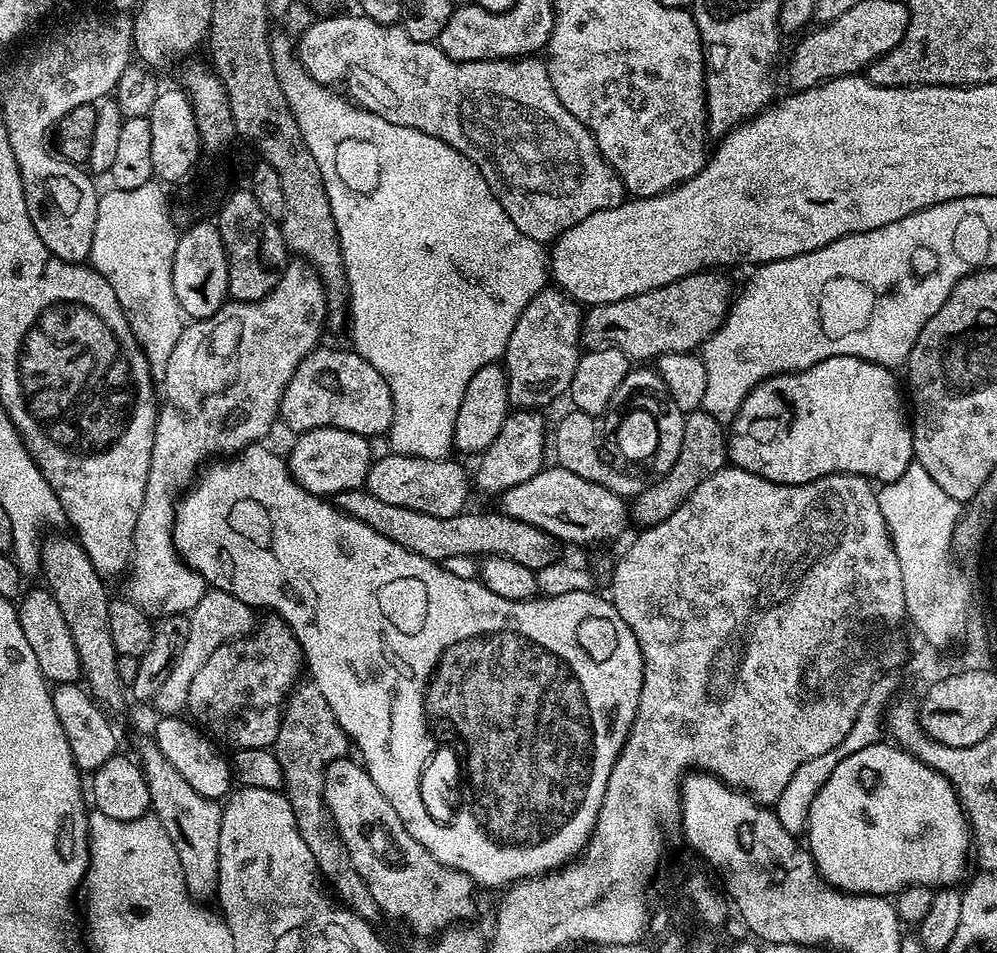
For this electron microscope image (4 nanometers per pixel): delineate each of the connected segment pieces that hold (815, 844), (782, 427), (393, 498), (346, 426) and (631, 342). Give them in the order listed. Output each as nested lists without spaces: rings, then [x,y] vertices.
[[[891,742],[866,746],[866,750],[858,750],[854,754],[850,754],[850,758],[842,758],[842,762],[838,762],[838,766],[834,766],[834,774],[830,774],[830,778],[826,778],[826,784],[818,790],[818,794],[810,806],[806,829],[807,836],[806,851],[812,856],[817,871],[820,872],[821,878],[826,883],[831,884],[833,888],[841,892],[864,893],[870,896],[887,897],[889,894],[899,892],[901,888],[909,888],[912,884],[927,884],[929,886],[959,885],[959,880],[964,876],[964,855],[967,852],[969,855],[970,852],[968,821],[964,809],[960,807],[960,799],[956,797],[951,782],[941,772],[936,772],[930,766],[926,766],[917,756],[904,752]]]
[[[835,356],[819,360],[814,366],[804,368],[800,372],[782,372],[763,380],[754,390],[750,390],[742,406],[736,411],[736,418],[730,425],[728,437],[728,458],[735,467],[746,470],[755,476],[766,478],[775,484],[805,484],[835,472],[853,472],[855,476],[866,476],[876,482],[897,480],[914,463],[912,450],[912,425],[906,415],[906,400],[900,397],[902,384],[896,381],[897,373],[882,364],[871,364],[868,360],[859,360],[856,356]]]
[[[377,455],[368,471],[366,491],[374,494],[374,498],[382,498],[382,502],[390,502],[390,506],[406,506],[406,510],[434,514],[434,518],[450,518],[465,511],[470,472],[462,465],[455,464],[452,458],[431,460],[417,456],[387,455]]]
[[[317,346],[305,354],[298,362],[292,377],[284,387],[284,393],[280,395],[280,406],[278,409],[279,419],[284,419],[288,428],[293,428],[293,433],[309,432],[315,428],[337,428],[338,430],[350,430],[359,436],[375,438],[383,437],[388,429],[392,427],[394,418],[394,402],[390,394],[390,386],[355,350],[348,352],[331,352],[325,346]]]
[[[701,270],[691,272],[688,276],[678,278],[666,286],[658,286],[646,290],[642,294],[634,294],[630,298],[622,298],[618,302],[591,305],[582,316],[582,340],[589,349],[617,348],[626,354],[629,361],[648,362],[669,354],[688,354],[699,349],[705,340],[712,337],[720,329],[728,309],[732,307],[734,287],[724,276],[719,276],[716,270]]]

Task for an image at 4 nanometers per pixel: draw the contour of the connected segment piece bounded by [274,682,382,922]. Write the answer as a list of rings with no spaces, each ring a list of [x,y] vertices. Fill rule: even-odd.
[[[304,683],[289,695],[283,705],[280,729],[274,745],[284,775],[283,791],[294,810],[298,830],[306,846],[310,846],[310,854],[314,854],[314,862],[321,877],[336,887],[335,895],[353,912],[358,913],[363,920],[376,922],[376,919],[381,919],[381,910],[360,875],[353,871],[348,851],[337,837],[331,819],[326,818],[324,806],[324,771],[330,762],[343,760],[349,755],[350,741],[342,726],[338,726],[334,710],[330,710],[330,702],[322,698],[322,690],[318,690],[314,683]]]

